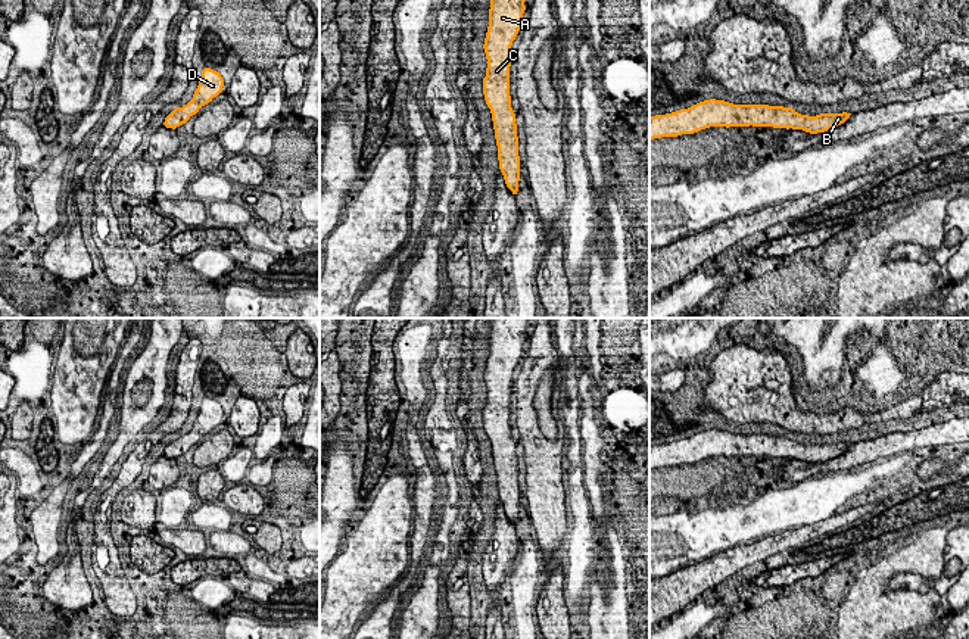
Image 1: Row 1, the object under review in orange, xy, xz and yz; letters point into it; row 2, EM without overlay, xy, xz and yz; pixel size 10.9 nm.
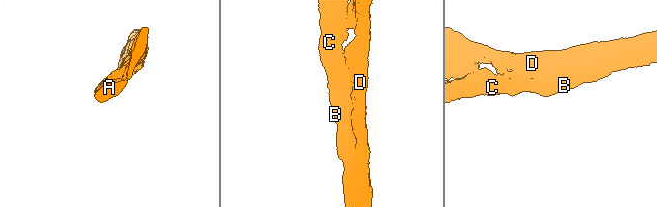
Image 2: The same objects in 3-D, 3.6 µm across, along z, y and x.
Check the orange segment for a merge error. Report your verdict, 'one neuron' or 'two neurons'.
one neuron

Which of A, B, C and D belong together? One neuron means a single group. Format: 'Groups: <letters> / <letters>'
Groups: A B C D

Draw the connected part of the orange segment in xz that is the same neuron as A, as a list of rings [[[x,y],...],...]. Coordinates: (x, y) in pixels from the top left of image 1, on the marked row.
[[[490,0],[489,27],[484,38],[487,59],[483,94],[492,113],[499,169],[507,187],[517,194],[520,156],[515,113],[510,96],[511,46],[520,28],[526,0]]]

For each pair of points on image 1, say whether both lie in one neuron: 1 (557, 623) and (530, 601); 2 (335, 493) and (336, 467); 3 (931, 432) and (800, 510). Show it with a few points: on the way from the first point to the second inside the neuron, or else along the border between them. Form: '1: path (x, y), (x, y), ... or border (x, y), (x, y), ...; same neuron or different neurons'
1: border (539, 594), (536, 614); different neurons
2: border (335, 479), (342, 479), (352, 489); different neurons
3: border (896, 454), (891, 457); different neurons

